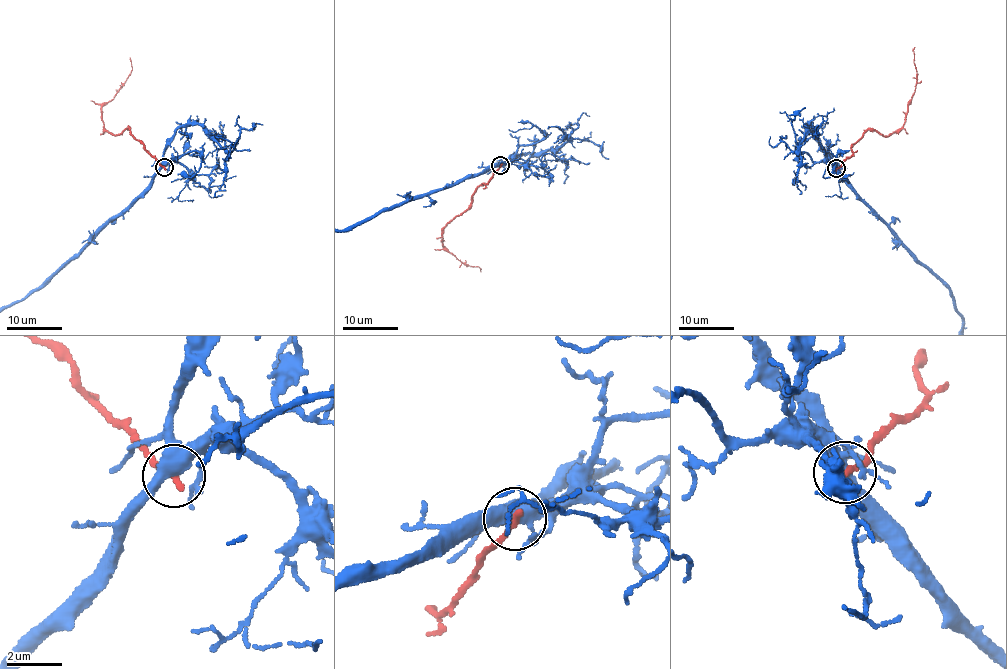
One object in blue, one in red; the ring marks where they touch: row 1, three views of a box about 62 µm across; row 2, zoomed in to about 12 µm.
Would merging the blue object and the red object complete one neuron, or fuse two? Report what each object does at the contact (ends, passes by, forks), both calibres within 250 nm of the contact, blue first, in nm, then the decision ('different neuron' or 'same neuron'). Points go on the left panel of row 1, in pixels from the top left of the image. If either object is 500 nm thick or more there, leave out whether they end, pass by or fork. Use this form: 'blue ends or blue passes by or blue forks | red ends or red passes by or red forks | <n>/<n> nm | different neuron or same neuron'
blue forks | red ends | 440/280 nm | different neuron

